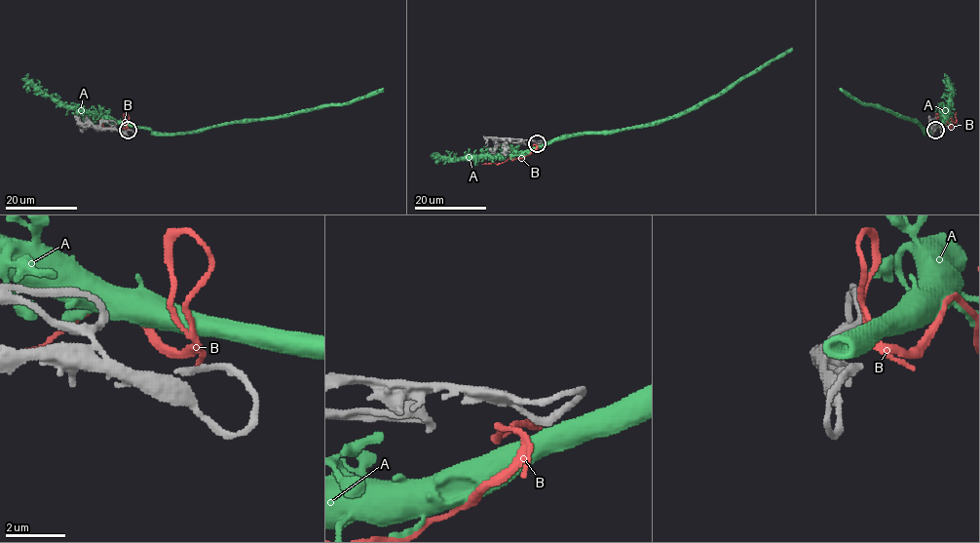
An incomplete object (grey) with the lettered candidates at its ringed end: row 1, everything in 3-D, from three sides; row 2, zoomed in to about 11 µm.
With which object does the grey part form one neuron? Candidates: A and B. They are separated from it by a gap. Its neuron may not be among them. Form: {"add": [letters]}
{"add": ["B"]}

